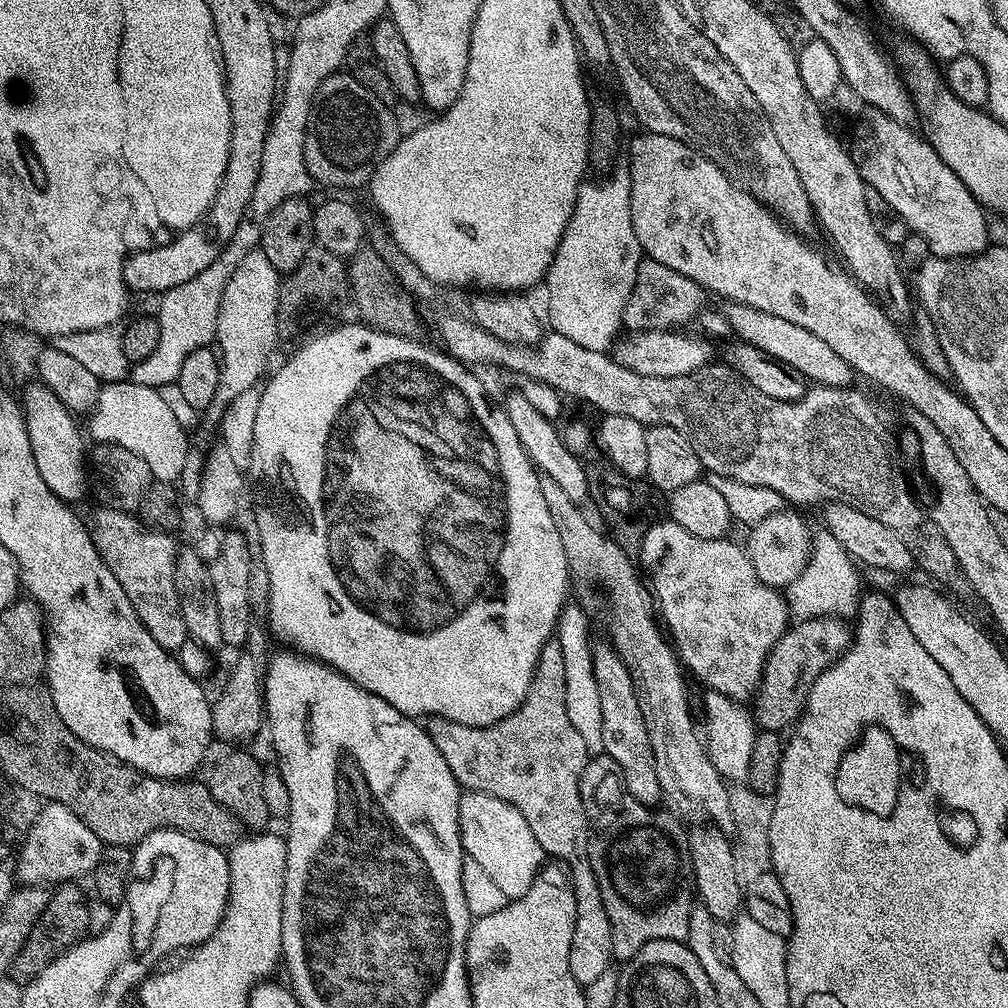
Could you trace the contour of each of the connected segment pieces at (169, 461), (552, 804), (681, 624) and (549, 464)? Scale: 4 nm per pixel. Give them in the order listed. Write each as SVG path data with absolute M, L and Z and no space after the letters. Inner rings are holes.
M121 382L119 384L104 384L101 387L100 393L98 394L98 402L96 403L95 408L92 409L90 415L87 417L88 420L88 428L86 424L86 432L89 437L93 436L93 441L96 444L117 444L118 446L122 446L126 450L130 450L134 454L138 454L141 458L148 463L150 466L150 470L152 471L153 477L156 478L168 478L164 476L180 476L184 472L184 463L188 460L188 436L184 433L184 428L180 425L180 420L176 417L176 412L171 408L170 405L167 404L166 401L163 400L161 393L157 391L155 388L151 388L150 386L138 386L137 384L133 384L131 382Z
M556 639L548 640L542 646L542 654L538 654L536 669L530 682L530 690L526 698L506 718L494 722L485 728L475 728L459 724L453 720L443 720L441 716L433 716L427 721L428 737L438 746L442 758L446 758L446 766L450 766L450 774L460 783L461 789L470 792L488 792L494 798L502 798L514 810L526 818L526 826L534 830L534 838L538 838L538 846L553 861L566 866L572 882L576 917L574 918L574 938L570 942L570 974L582 986L594 982L594 978L602 975L613 963L612 927L606 914L606 906L602 902L602 890L598 886L598 878L588 861L586 845L588 842L588 815L580 793L580 779L590 759L581 735L574 730L569 715L566 714L566 671L562 660L562 645Z
M664 518L661 524L652 524L645 530L640 540L638 564L643 571L645 568L652 575L650 592L658 605L659 615L666 625L667 635L679 655L681 665L691 675L693 672L705 684L705 689L720 692L732 701L744 702L758 687L765 658L778 638L788 631L790 613L785 597L777 589L767 588L754 574L754 566L750 566L747 551L730 541L728 538L698 538L690 534L690 530L682 530L682 526L678 526L671 518Z
M520 390L510 393L508 401L502 404L502 408L503 411L507 412L510 422L514 426L514 434L518 434L526 454L532 459L537 469L547 479L553 480L564 491L566 498L570 498L576 504L583 505L584 499L589 499L590 496L588 490L590 472L587 472L580 465L583 464L581 457L570 454L570 450L566 450L566 446L562 446L562 438L558 438L555 423L546 419L542 414L538 414L538 410L534 406L530 406L530 402Z

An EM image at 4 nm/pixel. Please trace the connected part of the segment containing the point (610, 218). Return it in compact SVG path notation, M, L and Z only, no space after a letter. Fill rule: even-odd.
M627 171L615 172L608 174L613 176L608 176L605 180L589 179L581 183L576 195L576 205L570 214L568 225L562 234L562 242L554 254L546 277L546 285L548 284L546 320L547 323L548 320L552 323L551 331L570 338L570 342L578 342L578 346L586 346L586 350L595 352L603 352L613 345L621 329L624 307L632 293L634 278L638 274L638 266L642 259L640 243L634 234L630 214L630 178Z

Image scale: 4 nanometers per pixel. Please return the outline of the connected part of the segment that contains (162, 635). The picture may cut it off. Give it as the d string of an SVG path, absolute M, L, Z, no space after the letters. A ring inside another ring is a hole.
M107 506L97 507L88 524L88 533L92 536L98 554L110 566L110 574L118 578L118 586L126 590L126 598L134 606L142 626L150 630L150 638L158 642L173 654L190 639L182 610L178 606L178 590L174 574L176 573L176 553L178 545L164 530L148 528L131 512L123 512Z

